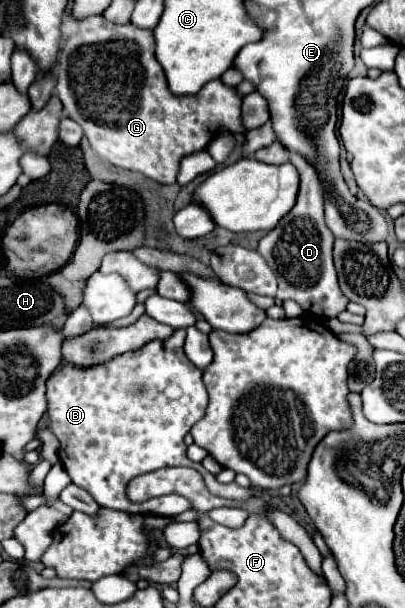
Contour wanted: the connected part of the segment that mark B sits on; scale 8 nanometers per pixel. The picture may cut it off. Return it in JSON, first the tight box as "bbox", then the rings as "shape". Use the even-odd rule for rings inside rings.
{"bbox":[46,330,254,516],"shape":[[[176,330],[168,340],[154,340],[142,350],[126,352],[96,368],[64,364],[46,382],[48,428],[60,442],[60,462],[72,482],[88,490],[100,506],[158,516],[176,516],[190,510],[190,500],[182,496],[150,498],[142,504],[128,500],[128,480],[166,466],[196,468],[204,476],[208,490],[220,498],[246,502],[254,496],[250,488],[240,488],[236,482],[216,482],[202,464],[186,456],[184,436],[206,414],[208,392],[202,382],[202,370],[190,364],[182,350],[184,336],[184,330]]]}

